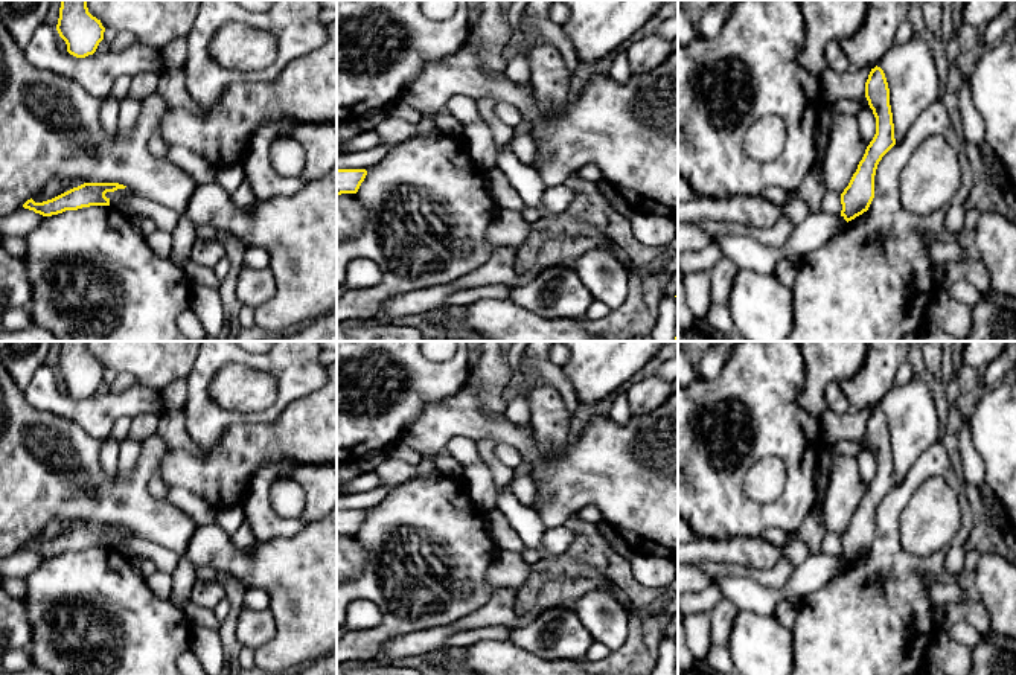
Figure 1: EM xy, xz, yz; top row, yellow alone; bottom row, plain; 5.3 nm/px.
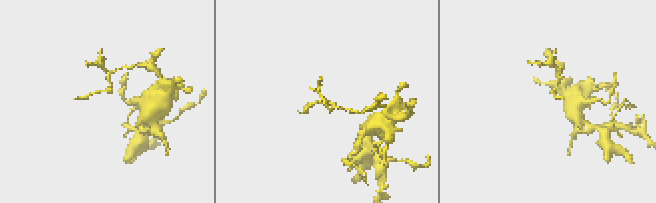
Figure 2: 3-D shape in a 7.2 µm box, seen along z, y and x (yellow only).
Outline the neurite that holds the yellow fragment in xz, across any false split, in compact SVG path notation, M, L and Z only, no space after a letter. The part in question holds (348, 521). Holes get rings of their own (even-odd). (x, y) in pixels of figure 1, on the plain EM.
M337 510L337 536L356 535L366 517L366 510Z

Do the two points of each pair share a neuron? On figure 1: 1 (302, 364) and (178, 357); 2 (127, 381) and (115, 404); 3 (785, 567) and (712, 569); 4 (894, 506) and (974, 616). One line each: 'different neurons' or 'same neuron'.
1: different neurons
2: different neurons
3: same neuron
4: different neurons

